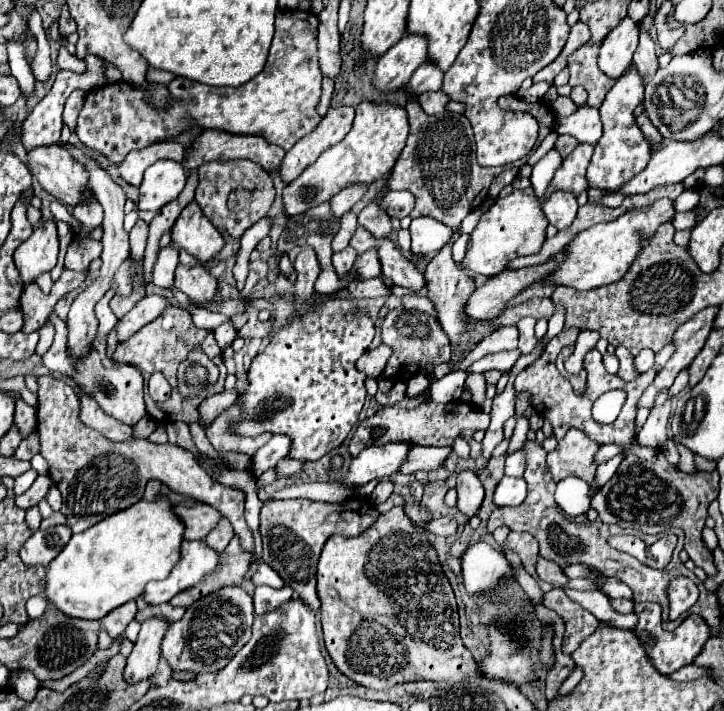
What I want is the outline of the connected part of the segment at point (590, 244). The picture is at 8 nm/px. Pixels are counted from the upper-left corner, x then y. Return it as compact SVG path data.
M660 199L654 205L648 205L644 209L630 209L628 213L620 215L610 223L598 223L592 229L582 231L564 249L568 255L560 265L560 269L556 269L548 277L548 283L570 285L574 289L596 289L600 285L618 281L630 269L632 261L636 261L634 257L640 251L640 245L644 245L644 241L648 241L648 237L656 233L660 223L672 221L674 215L676 215L676 209L672 199Z

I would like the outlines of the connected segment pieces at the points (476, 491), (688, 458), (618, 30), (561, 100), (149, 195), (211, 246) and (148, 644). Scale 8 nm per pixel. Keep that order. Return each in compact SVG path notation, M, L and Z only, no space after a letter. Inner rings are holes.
M472 471L458 473L456 491L458 491L456 507L460 509L460 513L464 513L466 517L476 515L482 505L482 499L484 499L484 487L482 487L478 475L474 475Z
M678 445L678 453L680 453L680 465L678 465L678 469L682 469L684 473L694 473L696 467L694 467L692 451L684 451L682 445Z
M624 17L602 41L598 65L608 77L620 77L632 63L632 55L638 47L638 25Z
M558 97L552 105L556 117L564 117L564 115L572 115L576 111L576 103L570 97Z
M156 161L144 173L144 181L140 185L138 209L158 211L162 205L176 199L180 189L186 183L186 171L178 161Z
M192 201L184 207L172 227L172 243L186 249L196 259L208 261L222 249L224 239L220 231L204 217L200 205Z
M162 615L142 621L140 635L134 643L134 649L124 669L126 681L140 681L156 673L156 667L160 661L160 643L164 639L164 633L168 631L168 625L172 623Z

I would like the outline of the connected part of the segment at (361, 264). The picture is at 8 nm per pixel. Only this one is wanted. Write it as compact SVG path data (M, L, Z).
M374 249L358 255L356 259L356 265L352 267L350 271L350 277L356 279L356 281L366 281L366 279L374 279L378 277L382 271L380 271L380 261L378 261L378 255Z

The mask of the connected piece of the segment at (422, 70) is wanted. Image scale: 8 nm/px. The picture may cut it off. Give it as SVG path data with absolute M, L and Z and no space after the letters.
M424 61L408 81L408 89L416 95L424 91L438 91L442 89L442 79L444 79L442 69L436 69L436 65L432 65L430 61Z

